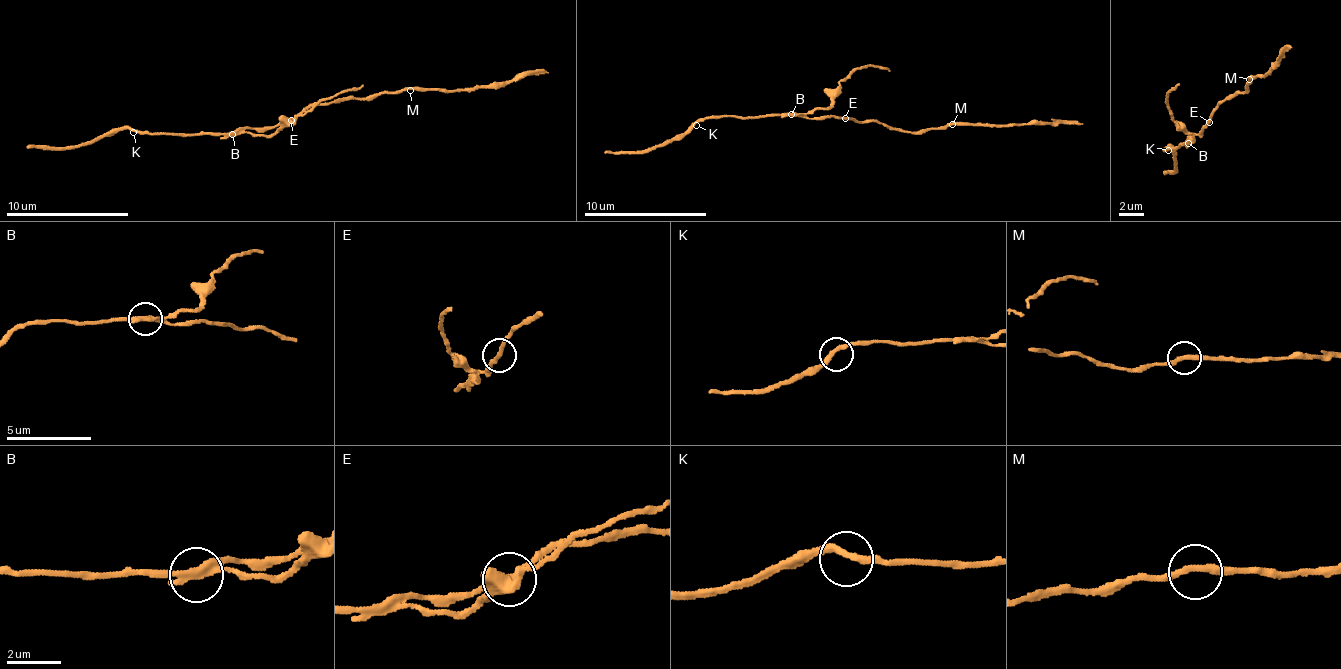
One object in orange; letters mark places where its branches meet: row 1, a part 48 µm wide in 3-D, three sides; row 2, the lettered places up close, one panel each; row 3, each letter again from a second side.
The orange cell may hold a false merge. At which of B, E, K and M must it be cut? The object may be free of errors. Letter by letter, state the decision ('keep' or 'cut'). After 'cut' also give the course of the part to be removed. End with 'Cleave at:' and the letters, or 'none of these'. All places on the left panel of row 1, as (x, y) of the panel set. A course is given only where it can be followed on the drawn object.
B: cut | (233, 134), (270, 134), (321, 101), (363, 84)
E: keep
K: keep
M: keep
Cleave at: B

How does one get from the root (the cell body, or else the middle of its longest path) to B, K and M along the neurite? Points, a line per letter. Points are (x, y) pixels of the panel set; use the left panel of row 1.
B: (291, 117), (273, 126), (233, 134)
K: (291, 117), (273, 126), (230, 134), (133, 132)
M: (291, 117), (302, 114), (314, 105), (328, 106), (352, 98), (375, 99), (384, 93), (410, 90)

